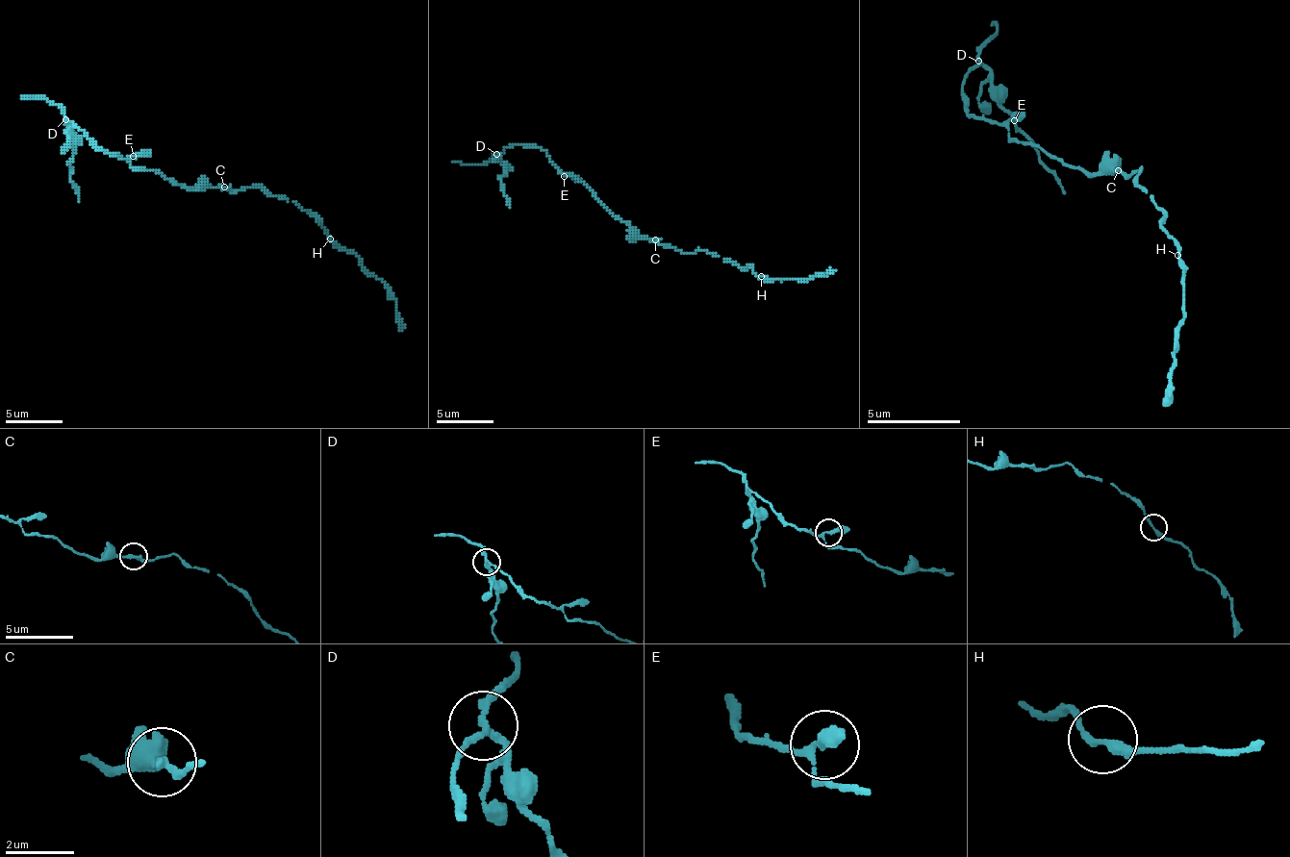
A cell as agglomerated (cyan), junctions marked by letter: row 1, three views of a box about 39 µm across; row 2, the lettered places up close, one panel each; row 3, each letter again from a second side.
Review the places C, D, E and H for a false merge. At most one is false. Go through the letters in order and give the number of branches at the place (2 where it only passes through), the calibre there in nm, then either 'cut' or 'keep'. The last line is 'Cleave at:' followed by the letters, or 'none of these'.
C: 2 branches meet; 240 nm thick; keep
D: 3 branches meet; 190 nm thick; cut
E: 3 branches meet; 190 nm thick; keep
H: 2 branches meet; 240 nm thick; keep
Cleave at: D

